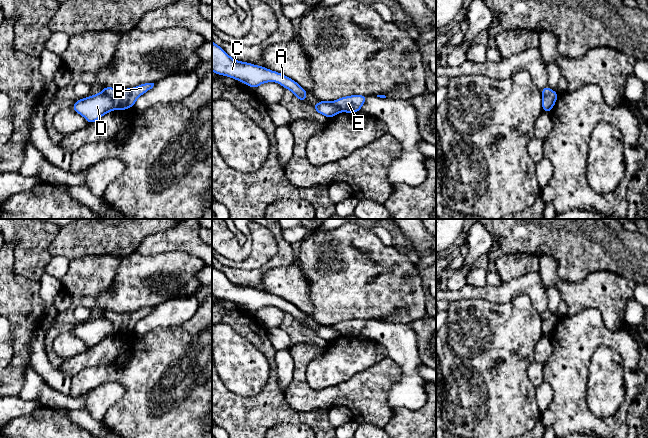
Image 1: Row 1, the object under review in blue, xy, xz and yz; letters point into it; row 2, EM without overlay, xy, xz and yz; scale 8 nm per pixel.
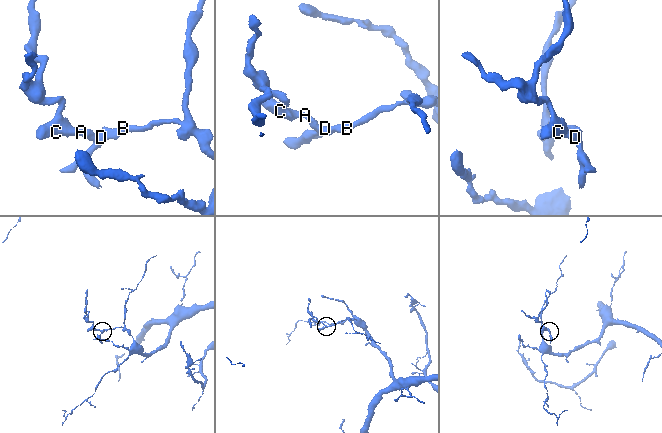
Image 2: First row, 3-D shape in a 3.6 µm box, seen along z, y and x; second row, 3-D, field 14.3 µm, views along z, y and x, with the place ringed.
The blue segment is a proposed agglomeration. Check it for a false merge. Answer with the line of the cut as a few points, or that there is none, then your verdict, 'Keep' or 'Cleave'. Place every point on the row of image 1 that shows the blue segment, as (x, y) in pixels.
Split along xy (103, 91), (111, 98), (115, 109). Cleave

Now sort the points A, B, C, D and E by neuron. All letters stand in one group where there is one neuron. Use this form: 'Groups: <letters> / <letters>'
Groups: A C D / B E

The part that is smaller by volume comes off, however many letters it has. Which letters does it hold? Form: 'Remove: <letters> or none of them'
Remove: A, C, D

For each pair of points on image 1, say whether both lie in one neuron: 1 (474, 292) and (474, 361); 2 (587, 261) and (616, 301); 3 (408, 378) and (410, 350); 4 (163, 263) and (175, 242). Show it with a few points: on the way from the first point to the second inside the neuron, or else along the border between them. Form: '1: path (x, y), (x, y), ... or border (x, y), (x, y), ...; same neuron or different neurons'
1: border (451, 301), (459, 299), (486, 299), (497, 304); different neurons
2: border (618, 273), (595, 270), (581, 280), (574, 282); different neurons
3: path (409, 371), (409, 357); same neuron
4: border (192, 255), (180, 251), (164, 251), (146, 256); different neurons

